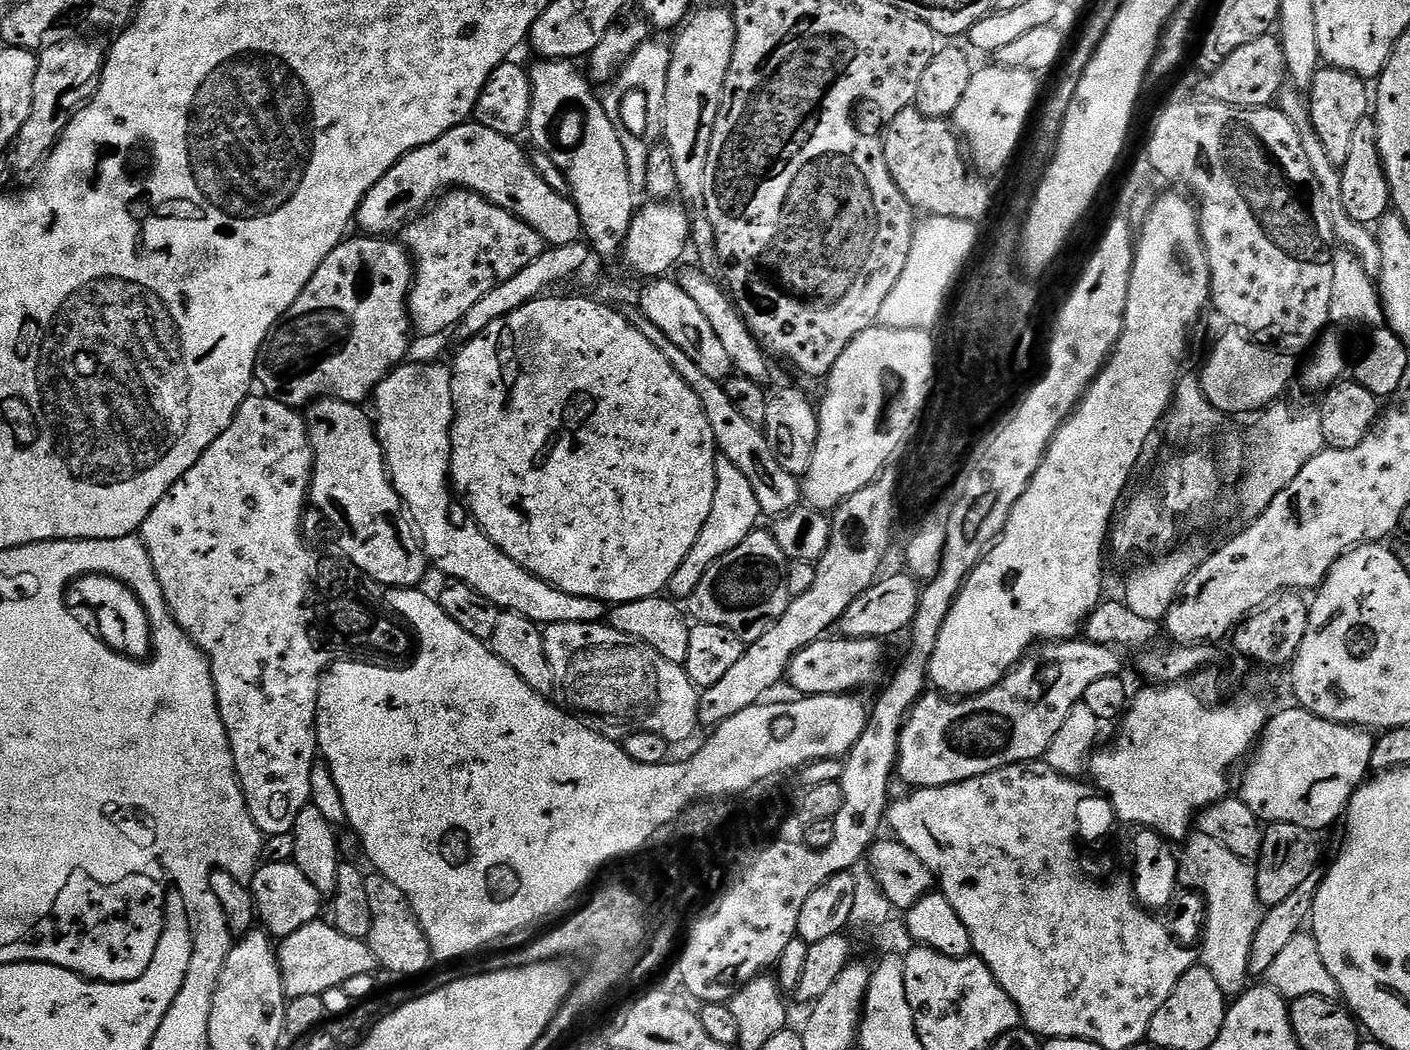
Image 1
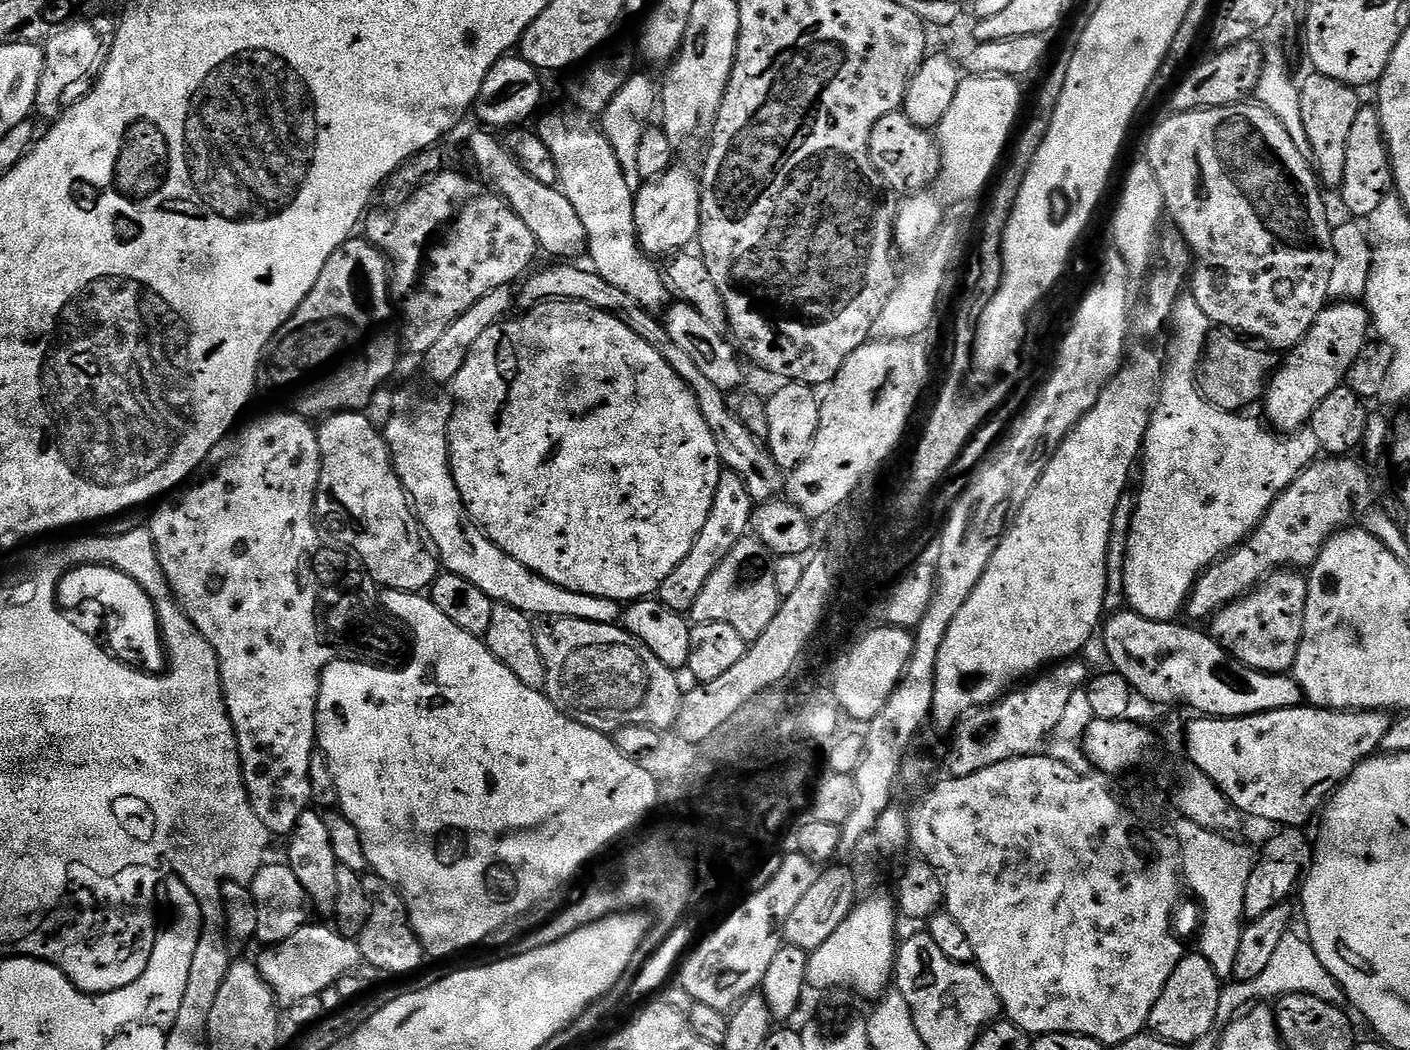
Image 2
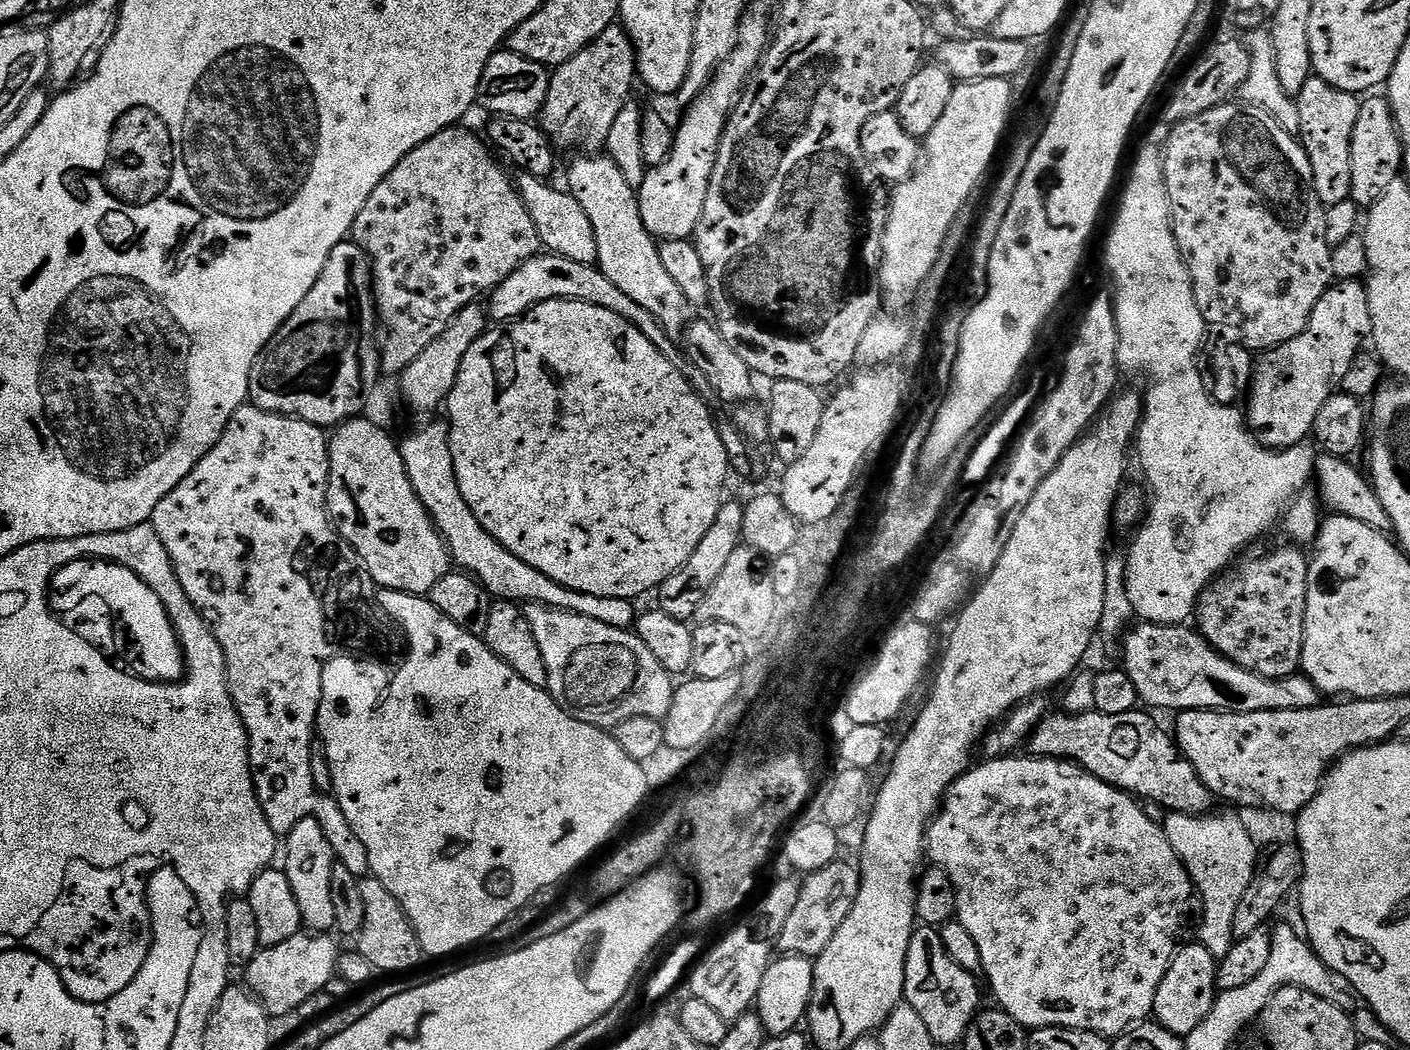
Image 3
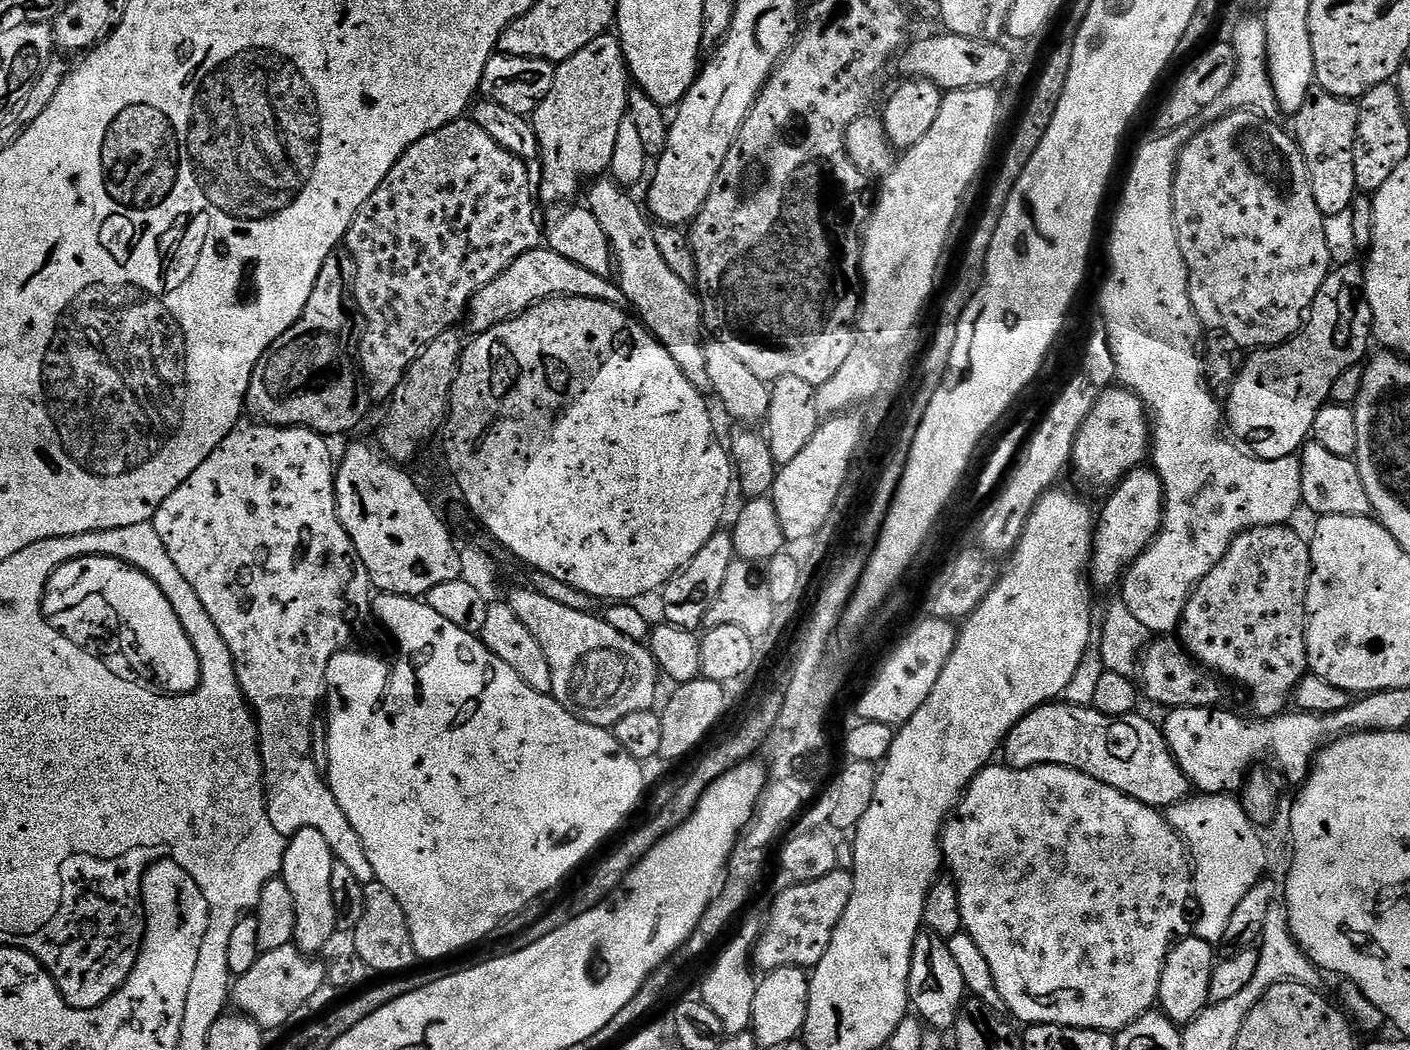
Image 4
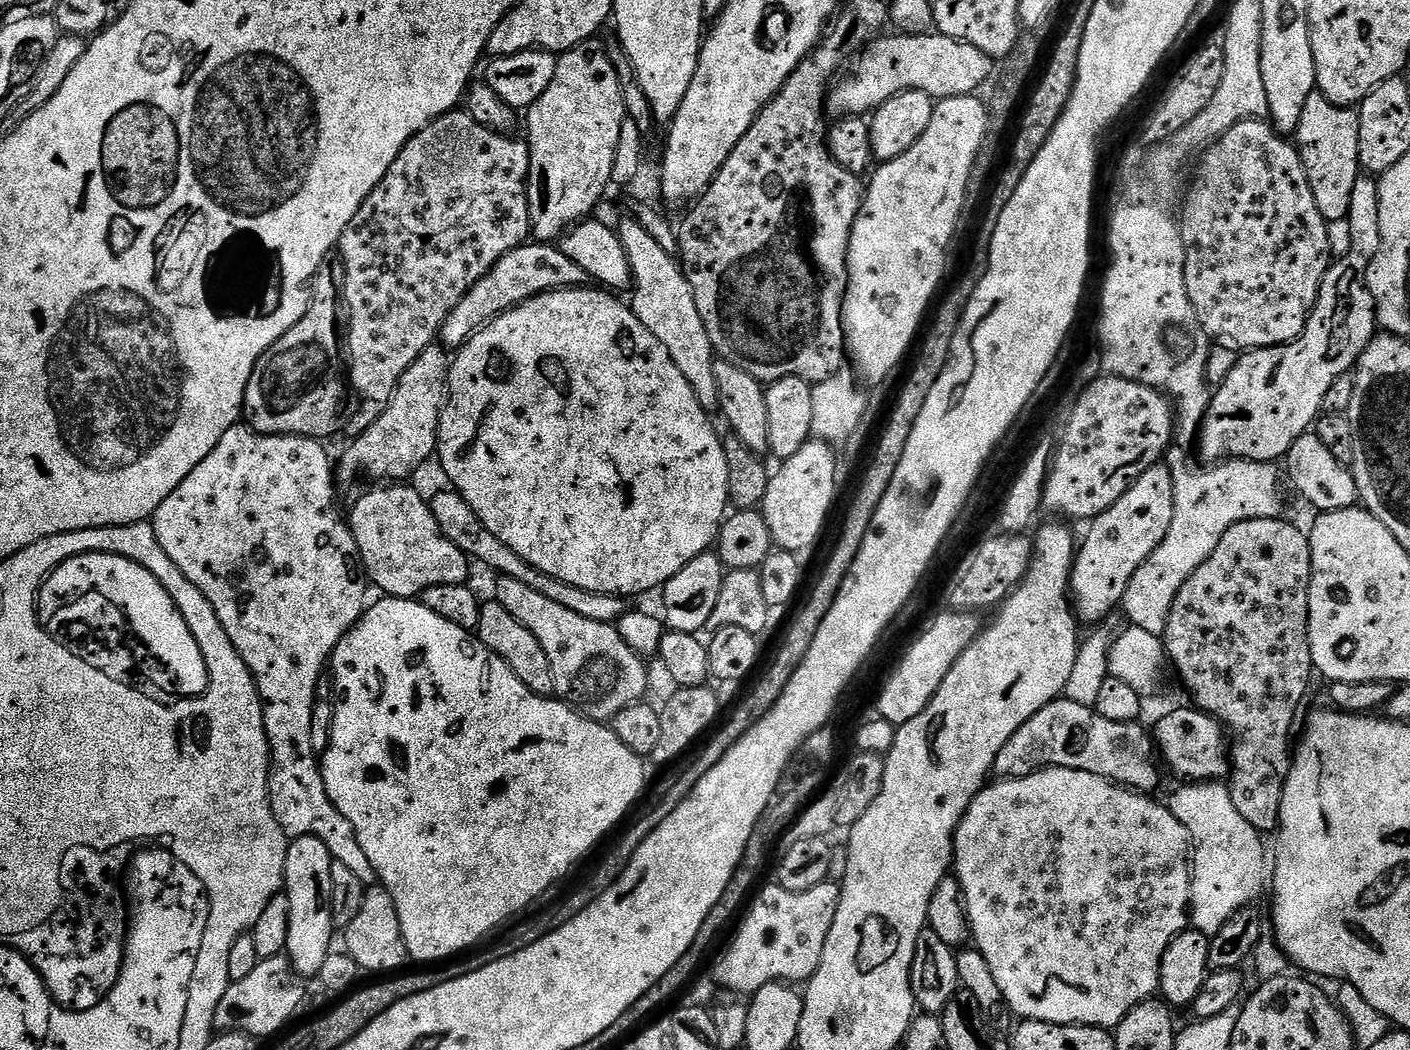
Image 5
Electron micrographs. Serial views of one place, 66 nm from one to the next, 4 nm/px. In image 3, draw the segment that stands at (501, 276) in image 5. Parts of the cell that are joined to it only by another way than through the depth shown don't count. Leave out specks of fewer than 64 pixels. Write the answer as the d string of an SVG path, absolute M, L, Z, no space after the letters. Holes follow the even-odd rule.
M551 254L531 256L530 259L522 262L522 266L518 266L518 270L514 270L514 274L510 274L510 278L506 278L506 282L492 289L486 300L486 311L493 321L511 322L519 320L534 306L551 300L581 300L590 302L594 306L602 306L602 310L614 310L614 314L626 318L626 322L642 330L642 334L646 334L646 338L654 342L656 349L684 375L695 392L699 392L705 398L713 395L706 374L702 374L702 370L698 370L696 363L688 359L688 353L683 347L673 337L668 336L666 330L662 330L658 318L654 318L650 310L638 306L638 302L632 301L624 291L618 290L618 286L614 286L614 282L610 282L610 278L606 278L606 274L602 274L599 267L591 264L570 262L570 258Z

